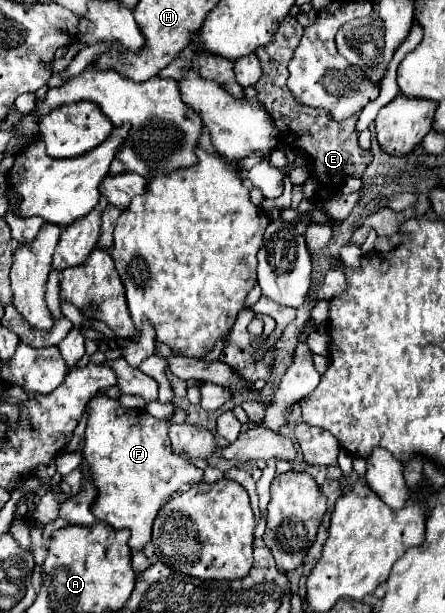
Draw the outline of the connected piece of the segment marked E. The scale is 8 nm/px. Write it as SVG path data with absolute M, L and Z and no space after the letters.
M286 16L280 22L280 28L276 30L274 38L254 52L262 66L262 76L254 84L254 88L256 88L256 98L266 108L266 112L274 120L276 128L280 130L280 140L288 146L296 146L300 152L304 152L312 160L310 172L318 182L316 198L332 198L336 194L338 186L342 186L342 182L346 178L350 178L350 176L362 178L366 166L372 160L372 154L358 146L358 132L356 132L358 116L336 122L324 108L310 108L310 106L296 102L290 88L286 86L286 80L288 80L286 66L288 66L294 50L300 44L302 30L304 28L296 22L296 18Z

